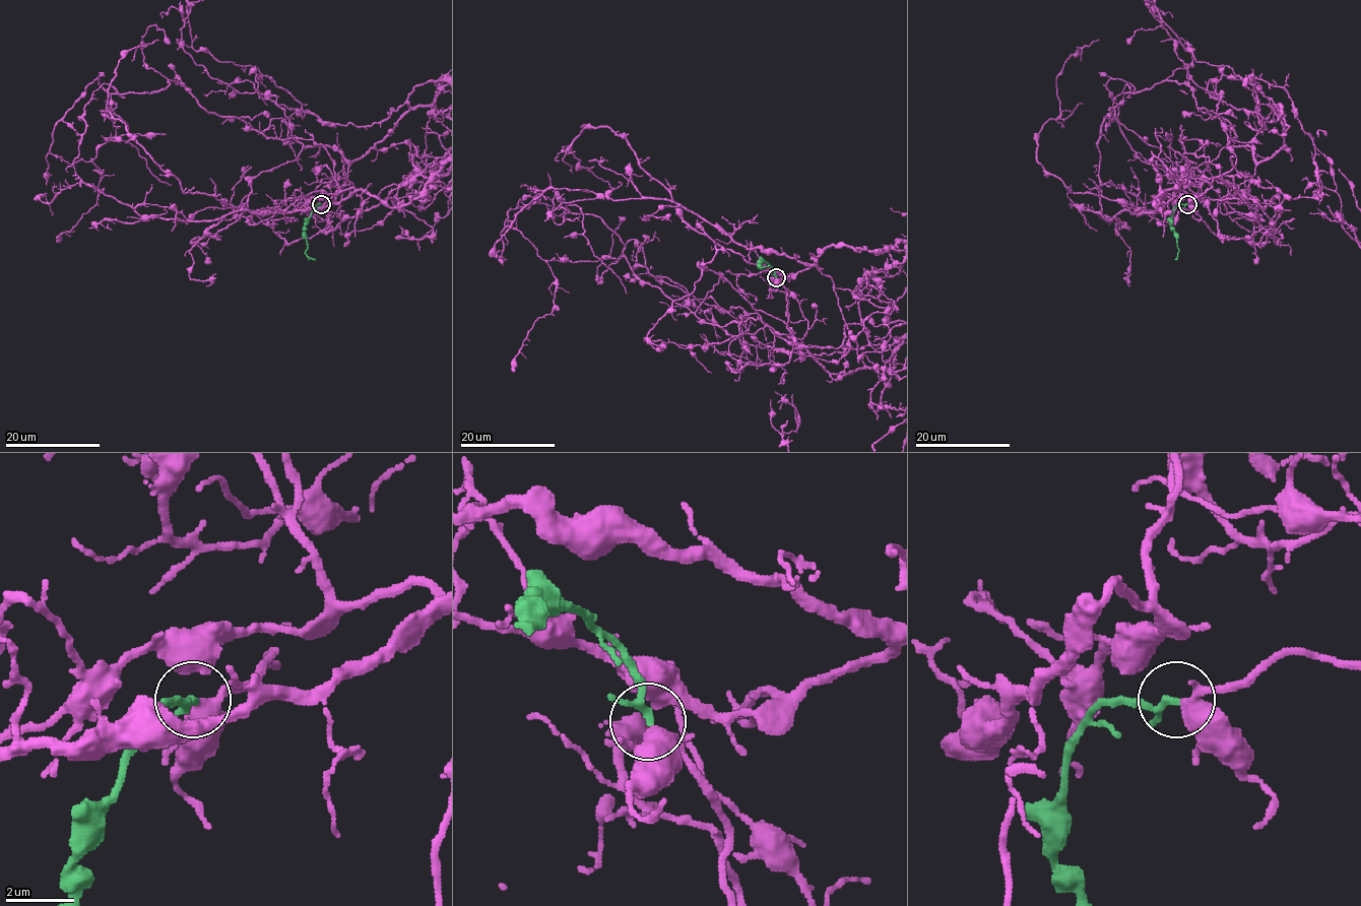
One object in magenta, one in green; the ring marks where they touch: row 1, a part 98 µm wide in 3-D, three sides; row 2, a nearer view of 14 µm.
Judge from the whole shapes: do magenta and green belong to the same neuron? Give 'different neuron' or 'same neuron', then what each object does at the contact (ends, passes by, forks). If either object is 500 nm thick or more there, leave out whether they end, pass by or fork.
same neuron; magenta forks there; green passes by

